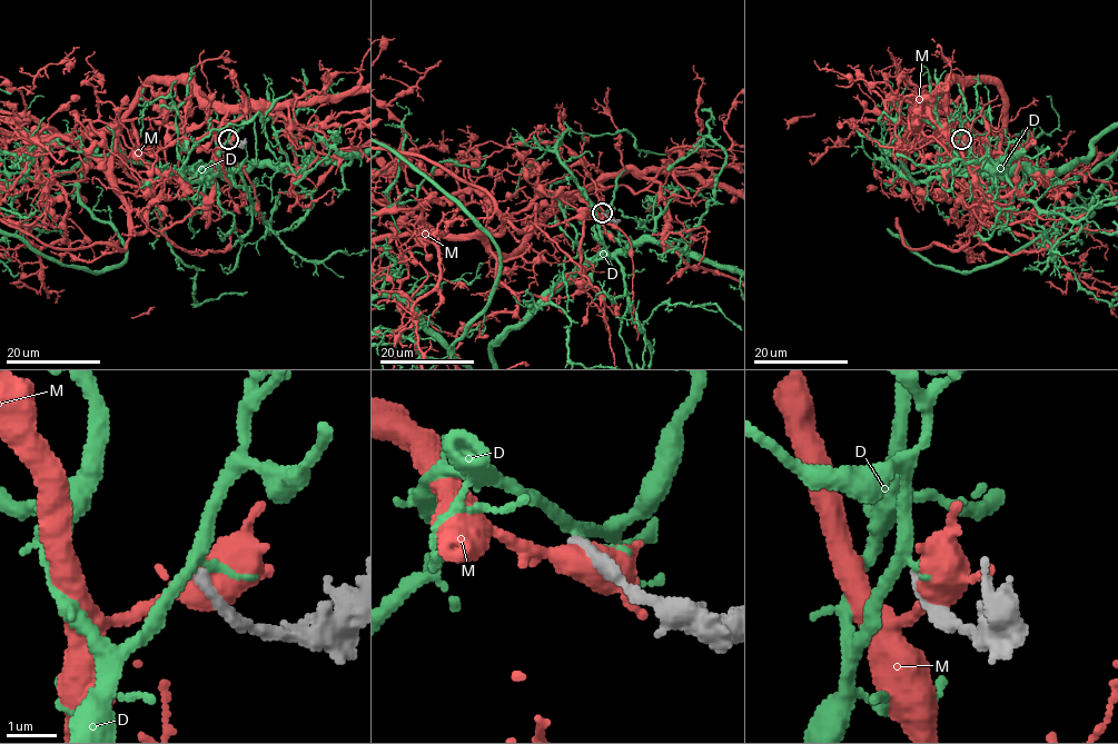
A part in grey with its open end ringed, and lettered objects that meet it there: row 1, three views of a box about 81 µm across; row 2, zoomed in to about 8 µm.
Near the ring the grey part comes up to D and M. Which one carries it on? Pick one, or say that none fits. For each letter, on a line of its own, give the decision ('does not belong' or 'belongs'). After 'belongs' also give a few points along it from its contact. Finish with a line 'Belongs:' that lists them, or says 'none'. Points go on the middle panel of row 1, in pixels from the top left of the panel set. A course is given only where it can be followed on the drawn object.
D: does not belong
M: does not belong
Belongs: none

